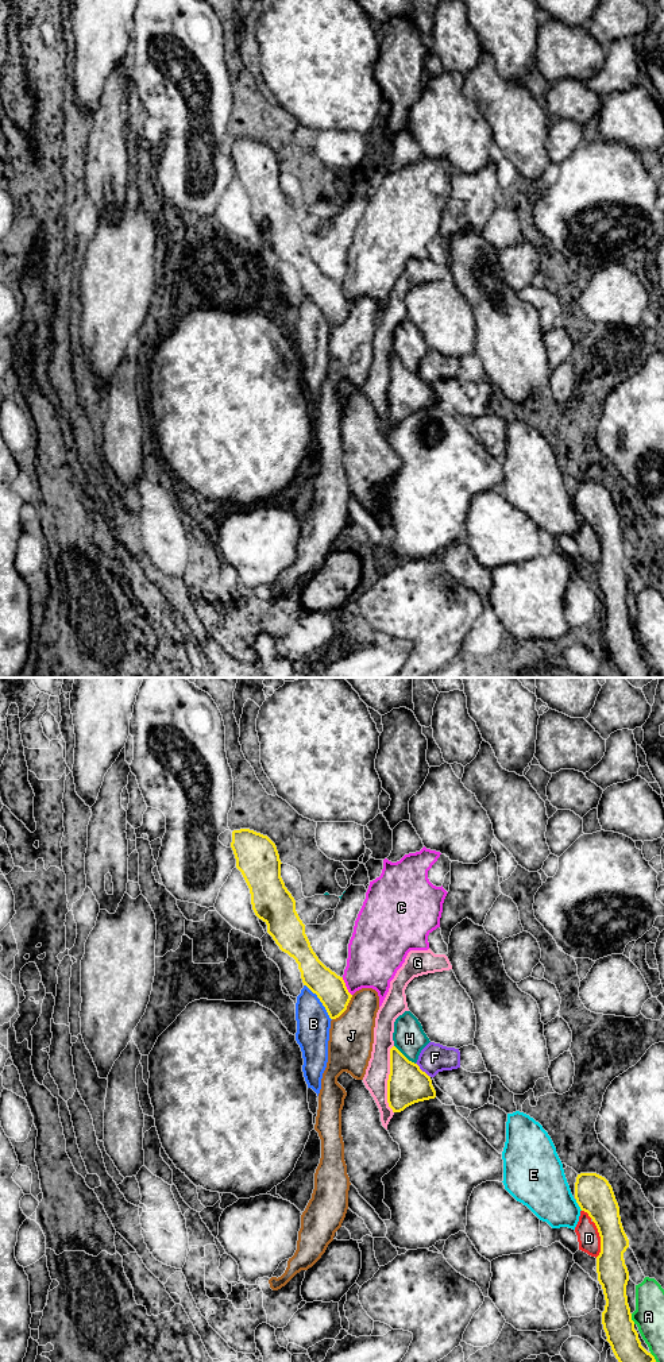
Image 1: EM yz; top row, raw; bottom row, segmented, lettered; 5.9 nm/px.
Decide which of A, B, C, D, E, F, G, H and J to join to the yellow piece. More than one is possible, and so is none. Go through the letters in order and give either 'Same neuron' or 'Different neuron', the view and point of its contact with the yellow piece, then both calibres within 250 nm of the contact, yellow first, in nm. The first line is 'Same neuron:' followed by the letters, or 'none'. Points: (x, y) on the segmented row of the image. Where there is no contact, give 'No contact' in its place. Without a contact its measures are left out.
Same neuron: none
A: Different neuron. Touches yellow at yz (630, 1319). Thickness 180 nm (yellow) against 180 nm
B: Different neuron. Touches yellow at yz (320, 1000). Thickness 180 nm (yellow) against 200 nm
C: Different neuron. Touches yellow at yz (346, 987). Thickness 180 nm (yellow) against 320 nm
D: Different neuron. Touches yellow at yz (601, 1239). Thickness 200 nm (yellow) against 130 nm
E: Different neuron. Touches yellow at yz (580, 1208). Thickness 220 nm (yellow) against 280 nm
F: Different neuron. Touches yellow at yz (420, 1069). Thickness 240 nm (yellow) against 170 nm
G: Different neuron. Touches yellow at yz (389, 1079). Thickness 240 nm (yellow) against 140 nm
H: Different neuron. Touches yellow at yz (404, 1056). Thickness 240 nm (yellow) against 190 nm
J: Different neuron. Touches yellow at yz (346, 1009). Thickness 180 nm (yellow) against 280 nm

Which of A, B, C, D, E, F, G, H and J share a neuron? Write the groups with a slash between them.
A / B / C / D / E / F H / G J

